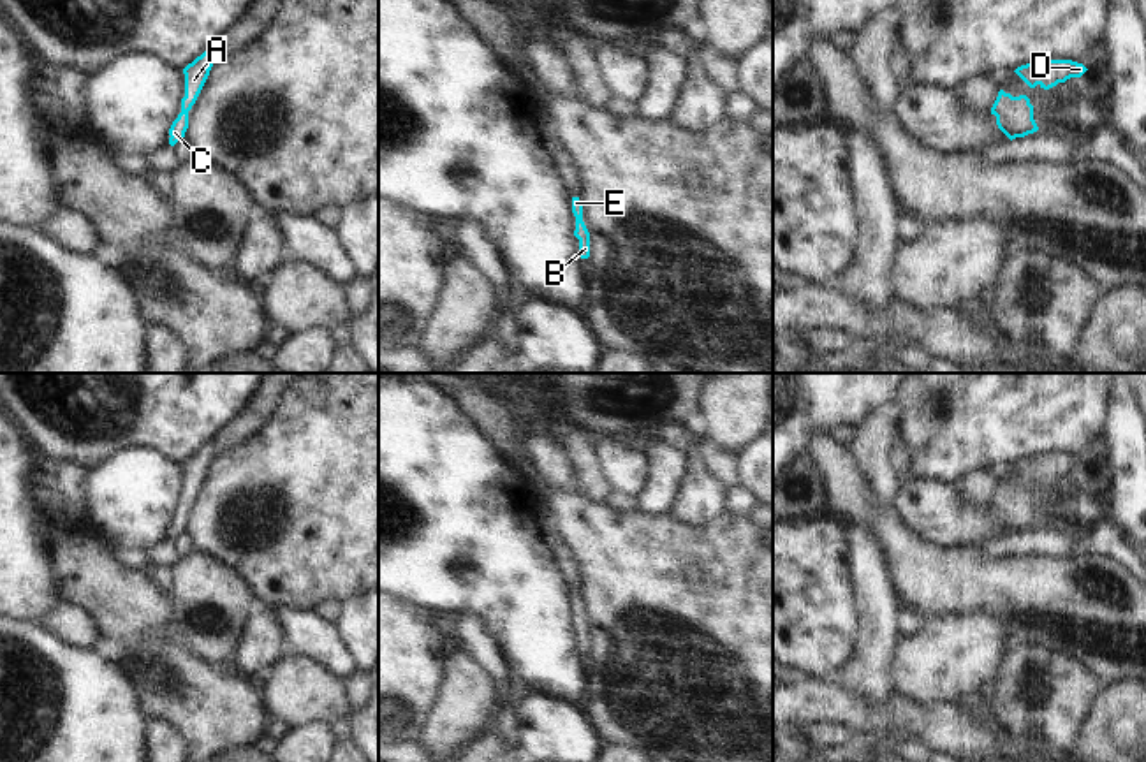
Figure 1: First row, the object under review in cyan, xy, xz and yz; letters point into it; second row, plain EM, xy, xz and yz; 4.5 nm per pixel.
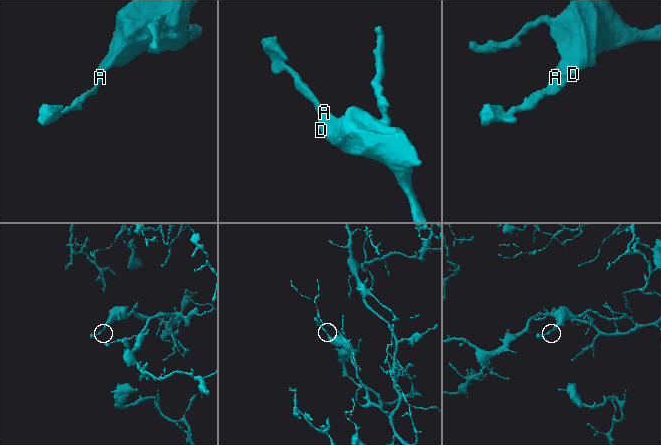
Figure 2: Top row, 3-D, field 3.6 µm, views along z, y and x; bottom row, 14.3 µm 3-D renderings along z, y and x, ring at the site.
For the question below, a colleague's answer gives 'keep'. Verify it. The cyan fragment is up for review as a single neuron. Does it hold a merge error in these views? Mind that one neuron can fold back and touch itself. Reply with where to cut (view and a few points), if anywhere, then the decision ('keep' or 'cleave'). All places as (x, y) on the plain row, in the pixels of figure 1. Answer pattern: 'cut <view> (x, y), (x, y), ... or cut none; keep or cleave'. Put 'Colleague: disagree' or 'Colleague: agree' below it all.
cut none; keep
Colleague: agree

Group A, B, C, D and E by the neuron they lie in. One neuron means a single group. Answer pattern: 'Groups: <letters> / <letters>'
Groups: A B C D E

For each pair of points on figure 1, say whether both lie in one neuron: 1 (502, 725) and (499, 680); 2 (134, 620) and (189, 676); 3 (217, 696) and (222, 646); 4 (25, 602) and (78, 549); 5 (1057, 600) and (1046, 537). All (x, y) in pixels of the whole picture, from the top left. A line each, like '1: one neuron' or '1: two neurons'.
1: one neuron
2: two neurons
3: two neurons
4: two neurons
5: two neurons

